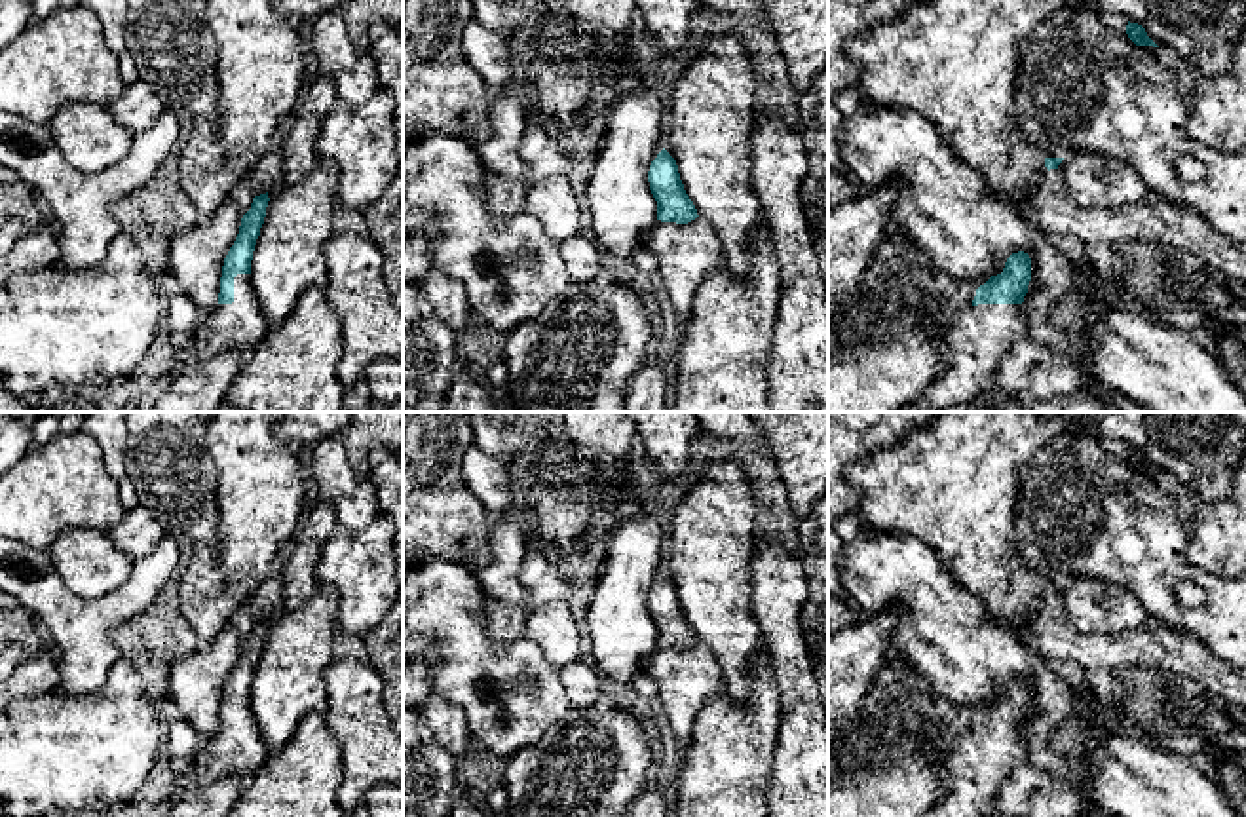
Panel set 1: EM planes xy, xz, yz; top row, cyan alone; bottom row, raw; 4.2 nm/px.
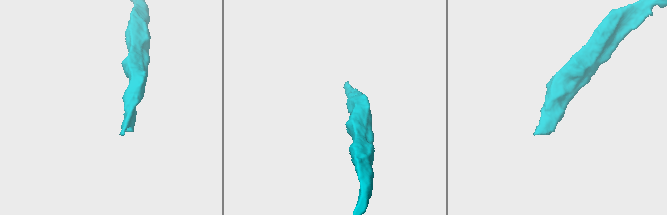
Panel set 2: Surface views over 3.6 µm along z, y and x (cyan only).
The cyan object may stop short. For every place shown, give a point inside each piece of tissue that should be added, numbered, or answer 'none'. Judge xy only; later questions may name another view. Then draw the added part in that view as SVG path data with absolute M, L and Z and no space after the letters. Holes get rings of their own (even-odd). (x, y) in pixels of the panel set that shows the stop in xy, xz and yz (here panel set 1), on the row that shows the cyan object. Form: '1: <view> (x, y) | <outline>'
1: xy (238, 327) | M237 274L234 277L234 302L218 304L211 314L201 317L199 327L194 331L194 352L188 361L182 363L201 363L209 357L234 352L247 359L260 340L268 334L268 323L260 312L256 293L251 283L249 274Z

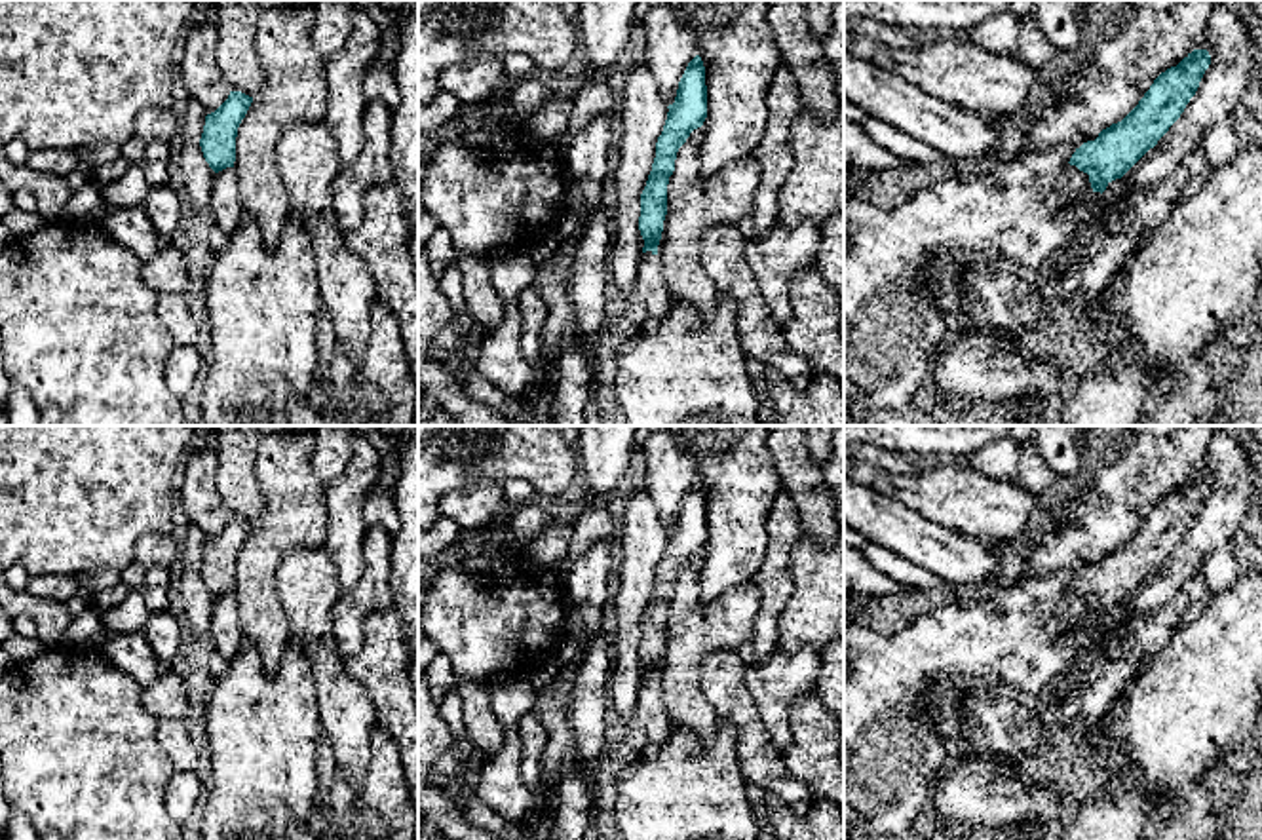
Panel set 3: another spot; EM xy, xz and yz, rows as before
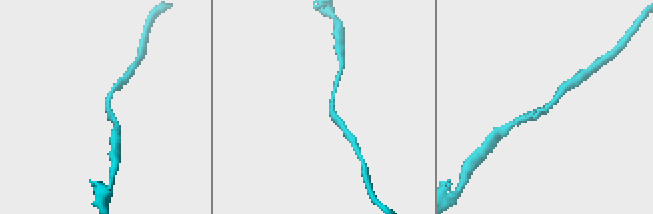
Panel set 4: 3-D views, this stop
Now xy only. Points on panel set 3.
none

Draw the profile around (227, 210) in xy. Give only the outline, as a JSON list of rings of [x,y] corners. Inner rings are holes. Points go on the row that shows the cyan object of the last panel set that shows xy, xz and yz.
[[[226,167],[215,175],[209,211],[215,219],[215,224],[228,236],[239,224],[243,207],[239,200],[236,167]]]

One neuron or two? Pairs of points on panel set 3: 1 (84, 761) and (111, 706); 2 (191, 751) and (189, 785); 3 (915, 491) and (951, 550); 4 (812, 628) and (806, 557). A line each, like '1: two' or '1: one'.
1: one
2: two
3: two
4: one

